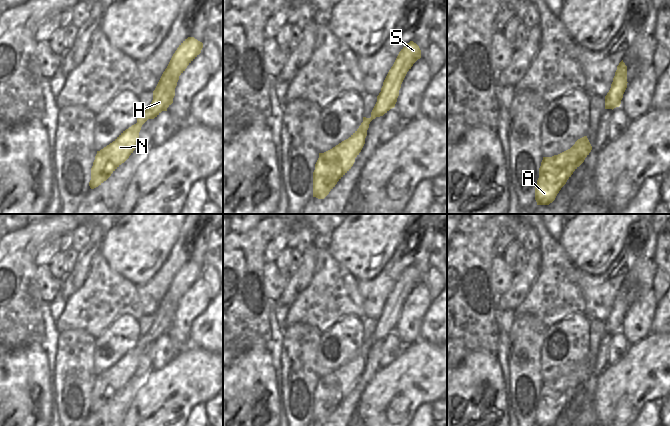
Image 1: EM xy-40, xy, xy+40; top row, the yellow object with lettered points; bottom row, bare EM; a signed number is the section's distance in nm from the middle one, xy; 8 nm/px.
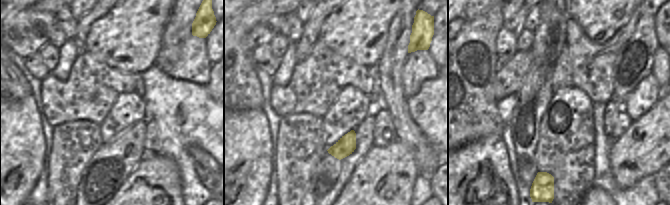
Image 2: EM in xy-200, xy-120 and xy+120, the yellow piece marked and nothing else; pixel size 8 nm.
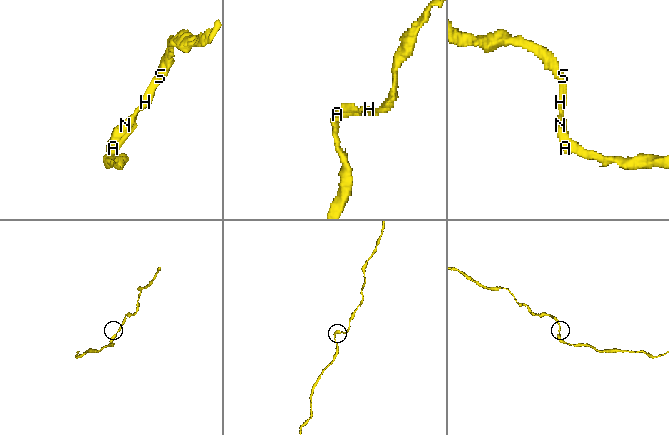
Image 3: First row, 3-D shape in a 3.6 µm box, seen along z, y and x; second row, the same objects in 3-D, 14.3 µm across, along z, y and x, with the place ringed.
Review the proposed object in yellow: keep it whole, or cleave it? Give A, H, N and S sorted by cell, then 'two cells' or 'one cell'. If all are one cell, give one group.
A H N S; one cell

